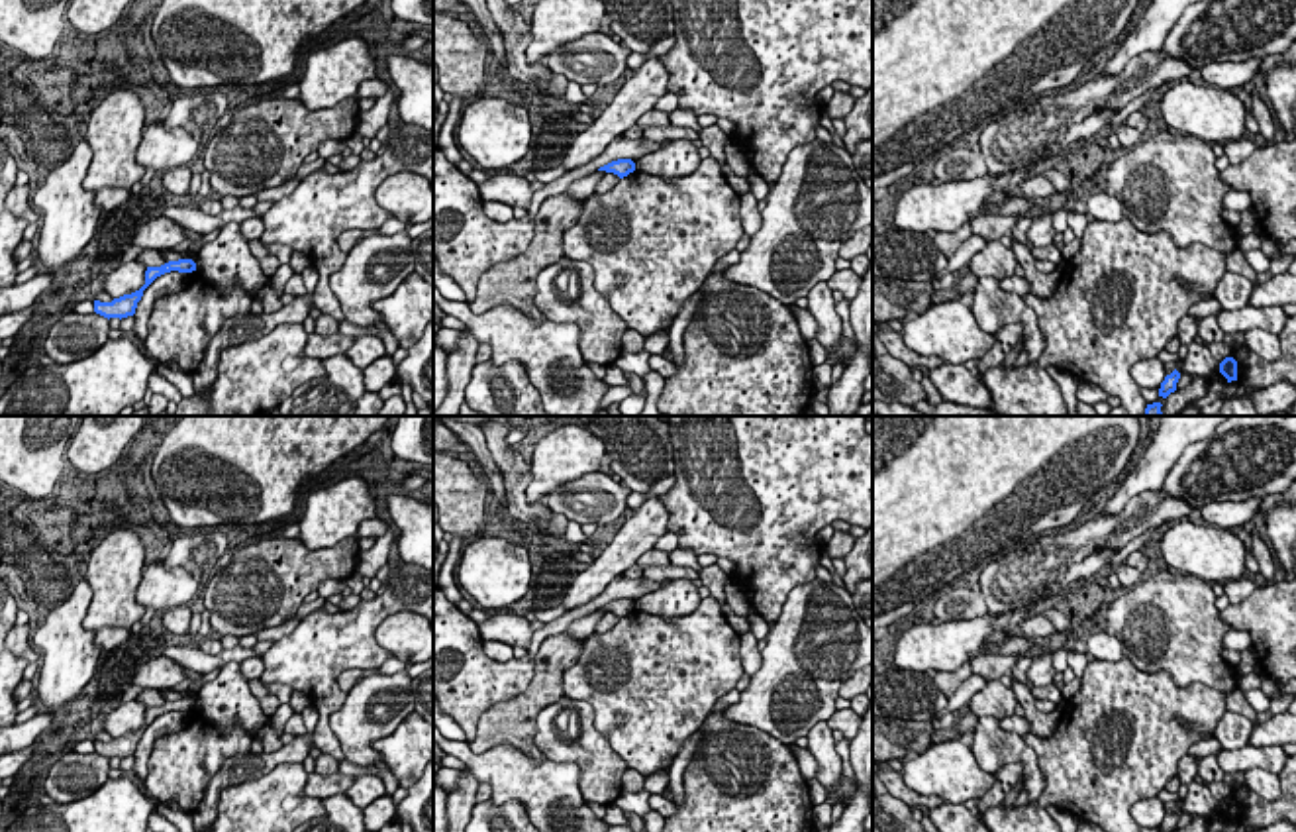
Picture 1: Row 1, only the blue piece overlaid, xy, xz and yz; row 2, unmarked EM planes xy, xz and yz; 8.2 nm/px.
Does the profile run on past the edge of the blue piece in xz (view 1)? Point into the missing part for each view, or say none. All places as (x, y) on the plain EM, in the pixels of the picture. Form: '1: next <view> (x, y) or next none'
1: next none

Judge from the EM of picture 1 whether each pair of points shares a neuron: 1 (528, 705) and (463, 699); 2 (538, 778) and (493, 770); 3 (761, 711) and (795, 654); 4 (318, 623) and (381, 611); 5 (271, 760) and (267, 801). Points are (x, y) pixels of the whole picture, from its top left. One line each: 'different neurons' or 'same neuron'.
1: different neurons
2: same neuron
3: same neuron
4: same neuron
5: different neurons

